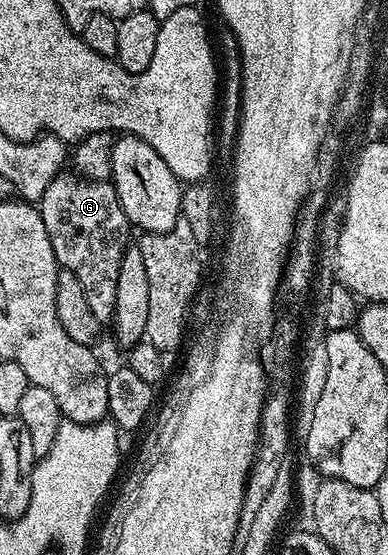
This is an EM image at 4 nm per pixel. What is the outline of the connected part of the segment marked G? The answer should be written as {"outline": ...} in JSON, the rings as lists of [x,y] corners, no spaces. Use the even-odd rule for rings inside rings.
{"outline":[[[61,172],[50,180],[46,192],[42,192],[38,209],[57,263],[78,276],[86,301],[101,324],[111,323],[114,292],[118,292],[118,272],[130,242],[130,223],[126,212],[122,212],[118,192],[111,181],[91,182],[75,172]]]}

